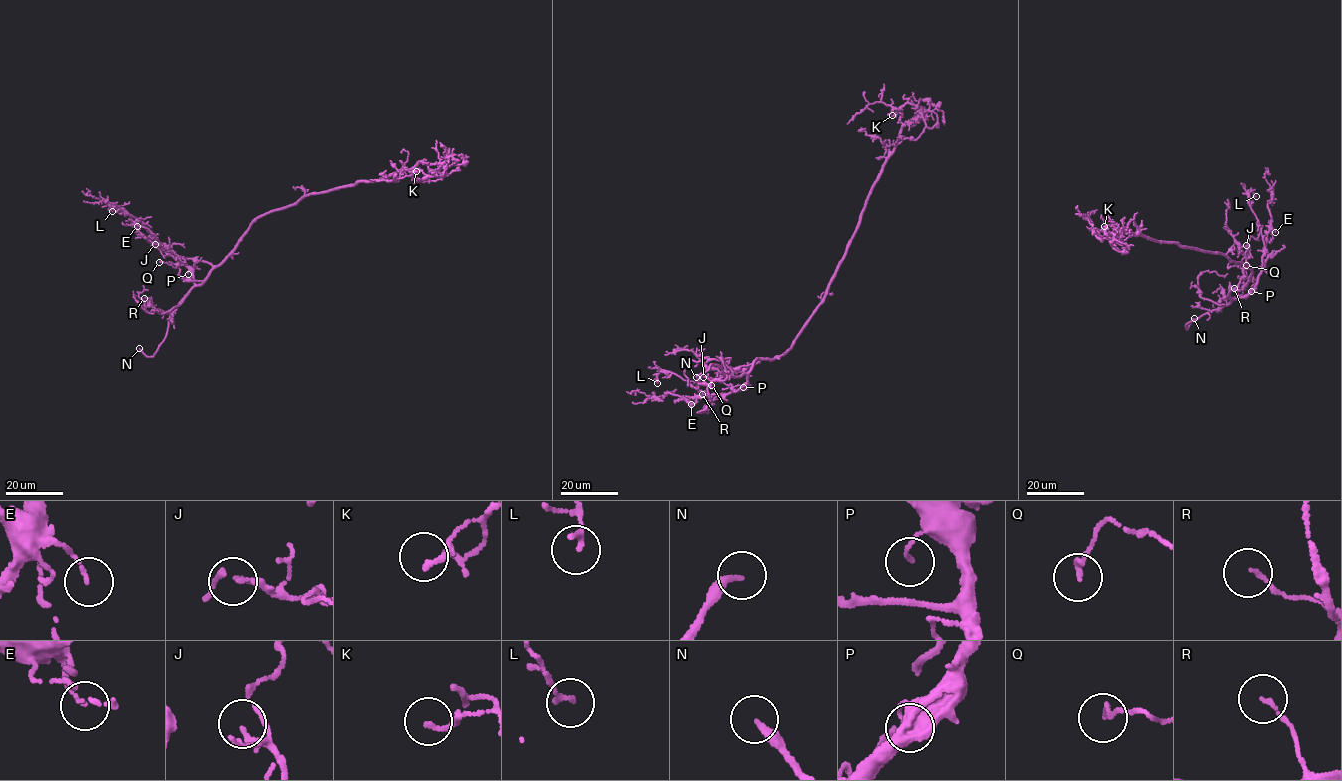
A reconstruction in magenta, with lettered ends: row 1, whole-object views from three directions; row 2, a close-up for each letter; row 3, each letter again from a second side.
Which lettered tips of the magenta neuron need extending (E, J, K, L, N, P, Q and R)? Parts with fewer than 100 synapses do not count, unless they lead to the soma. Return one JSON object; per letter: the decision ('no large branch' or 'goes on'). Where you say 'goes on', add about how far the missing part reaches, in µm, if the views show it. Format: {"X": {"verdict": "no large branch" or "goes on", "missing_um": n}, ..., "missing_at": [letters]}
{"E": {"verdict": "no large branch"}, "J": {"verdict": "no large branch"}, "K": {"verdict": "no large branch"}, "L": {"verdict": "no large branch"}, "N": {"verdict": "goes on", "missing_um": 35}, "P": {"verdict": "no large branch"}, "Q": {"verdict": "no large branch"}, "R": {"verdict": "no large branch"}, "missing_at": ["N"]}

